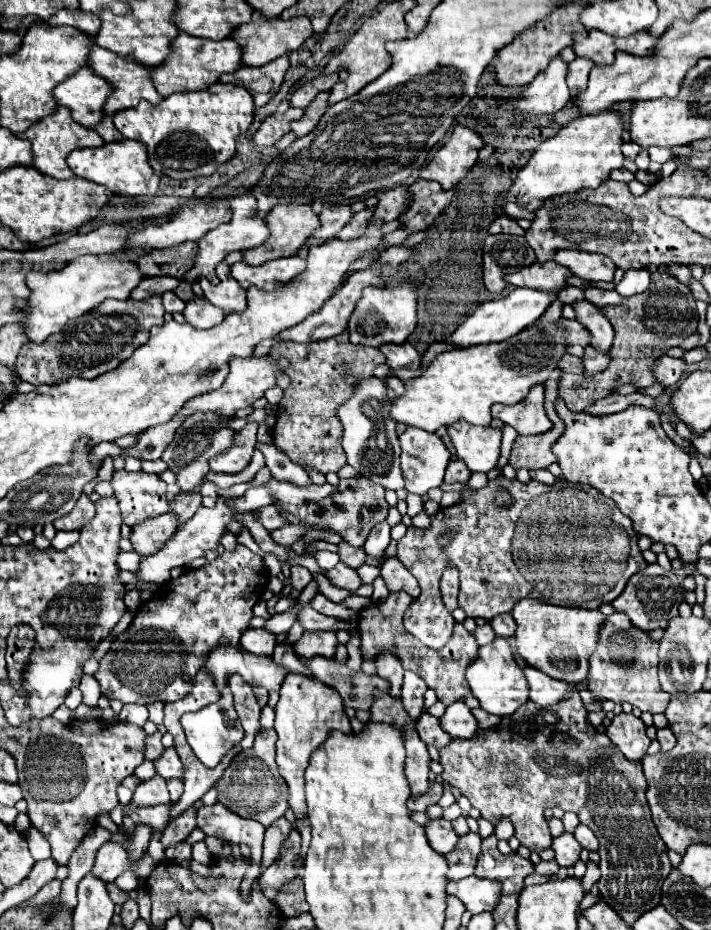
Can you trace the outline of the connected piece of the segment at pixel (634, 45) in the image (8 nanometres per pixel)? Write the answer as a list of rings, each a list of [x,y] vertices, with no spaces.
[[[643,30],[643,32],[637,32],[637,34],[631,34],[631,36],[623,38],[623,44],[625,44],[623,52],[645,56],[645,54],[651,54],[655,50],[657,38],[651,36],[647,30]]]

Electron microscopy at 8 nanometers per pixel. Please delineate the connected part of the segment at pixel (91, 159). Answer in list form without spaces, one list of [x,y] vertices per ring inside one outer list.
[[[123,140],[105,144],[101,148],[79,148],[67,156],[67,164],[75,176],[91,180],[95,184],[103,184],[113,194],[139,196],[151,200],[159,190],[159,178],[153,174],[153,168],[147,162],[147,150],[145,146],[141,146],[141,142]]]

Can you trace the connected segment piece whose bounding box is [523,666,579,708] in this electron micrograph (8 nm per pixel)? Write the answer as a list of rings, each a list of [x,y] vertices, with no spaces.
[[[527,666],[525,670],[525,678],[529,682],[529,694],[531,700],[541,706],[541,708],[549,708],[557,702],[561,702],[561,698],[565,694],[571,692],[579,692],[579,684],[565,684],[565,682],[557,682],[553,678],[549,678],[547,674],[541,674],[539,670],[533,670],[531,666]]]

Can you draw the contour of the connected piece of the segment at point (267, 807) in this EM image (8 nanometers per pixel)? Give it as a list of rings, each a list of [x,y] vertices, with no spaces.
[[[261,728],[257,732],[253,746],[247,752],[241,752],[239,756],[235,756],[235,762],[229,764],[221,780],[215,784],[215,788],[219,790],[217,802],[225,804],[229,810],[233,810],[243,818],[253,818],[261,822],[263,826],[271,826],[289,808],[287,786],[275,762],[275,740],[277,740],[277,734],[273,728],[271,730]]]

